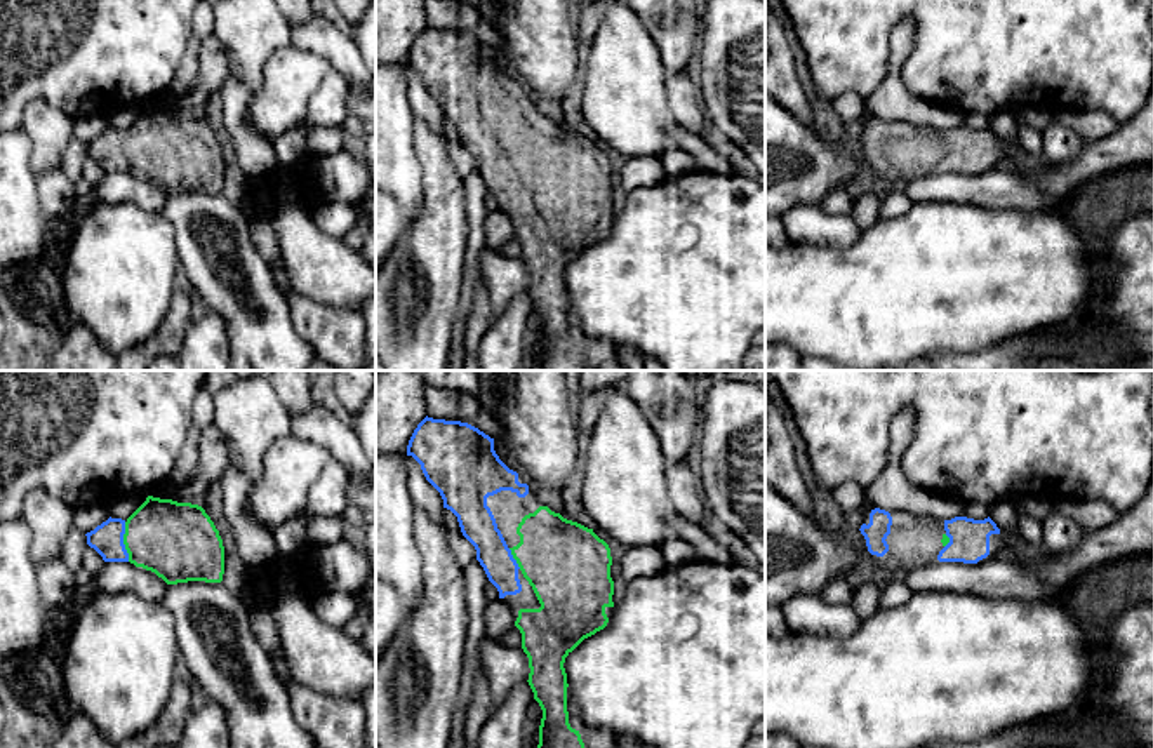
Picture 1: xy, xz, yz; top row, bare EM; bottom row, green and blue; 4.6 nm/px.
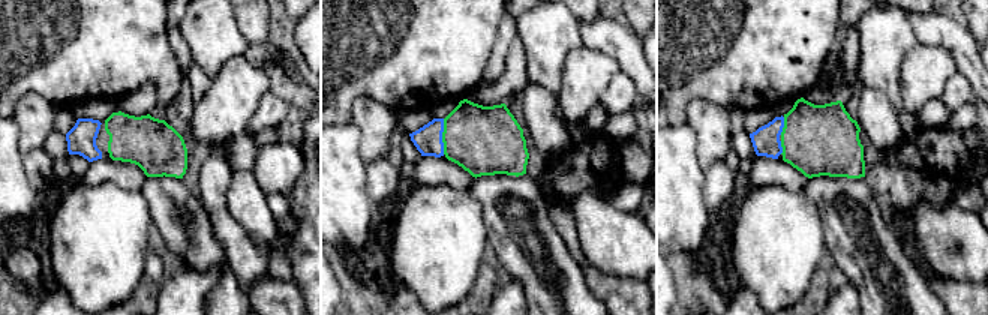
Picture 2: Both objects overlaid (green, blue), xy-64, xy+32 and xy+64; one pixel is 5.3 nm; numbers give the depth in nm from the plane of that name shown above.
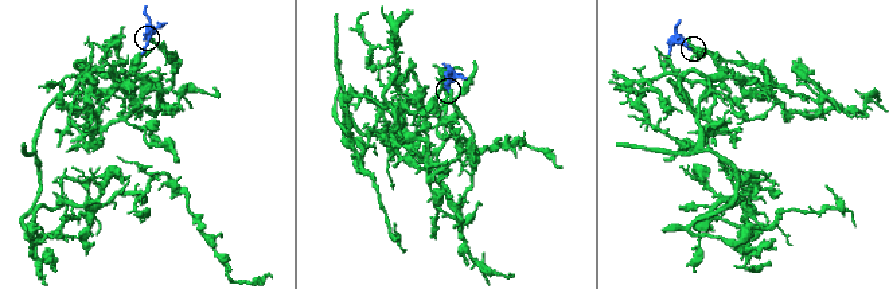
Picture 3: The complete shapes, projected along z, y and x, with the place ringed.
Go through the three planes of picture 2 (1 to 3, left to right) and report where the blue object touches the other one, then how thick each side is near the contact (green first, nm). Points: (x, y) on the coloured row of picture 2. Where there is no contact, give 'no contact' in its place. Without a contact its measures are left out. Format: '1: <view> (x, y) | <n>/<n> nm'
1: no contact
2: xy+32 (443, 137) | 360/150 nm
3: xy+64 (784, 126) | 380/150 nm

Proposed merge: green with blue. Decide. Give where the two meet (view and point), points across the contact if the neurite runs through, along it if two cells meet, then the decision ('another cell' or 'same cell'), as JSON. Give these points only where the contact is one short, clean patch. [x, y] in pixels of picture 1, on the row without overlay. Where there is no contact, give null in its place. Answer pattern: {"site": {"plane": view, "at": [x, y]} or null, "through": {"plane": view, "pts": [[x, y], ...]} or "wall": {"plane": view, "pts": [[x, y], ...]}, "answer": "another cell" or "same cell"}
{"site": {"plane": "xy", "at": [124, 152]}, "through": {"plane": "xy", "pts": [[178, 152], [124, 152], [106, 150]]}, "answer": "same cell"}

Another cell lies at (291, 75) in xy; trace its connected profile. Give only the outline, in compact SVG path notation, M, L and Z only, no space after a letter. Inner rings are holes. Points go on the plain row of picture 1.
M294 45L278 49L264 64L261 87L252 92L249 125L270 141L283 136L304 118L310 97L330 71L330 63L318 54Z

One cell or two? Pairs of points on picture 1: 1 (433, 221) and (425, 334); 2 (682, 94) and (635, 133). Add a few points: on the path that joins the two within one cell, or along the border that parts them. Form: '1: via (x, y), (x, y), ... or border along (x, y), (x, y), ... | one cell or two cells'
1: via (433, 249), (430, 307) | one cell
2: border along (666, 73), (668, 106), (677, 122) | two cells

